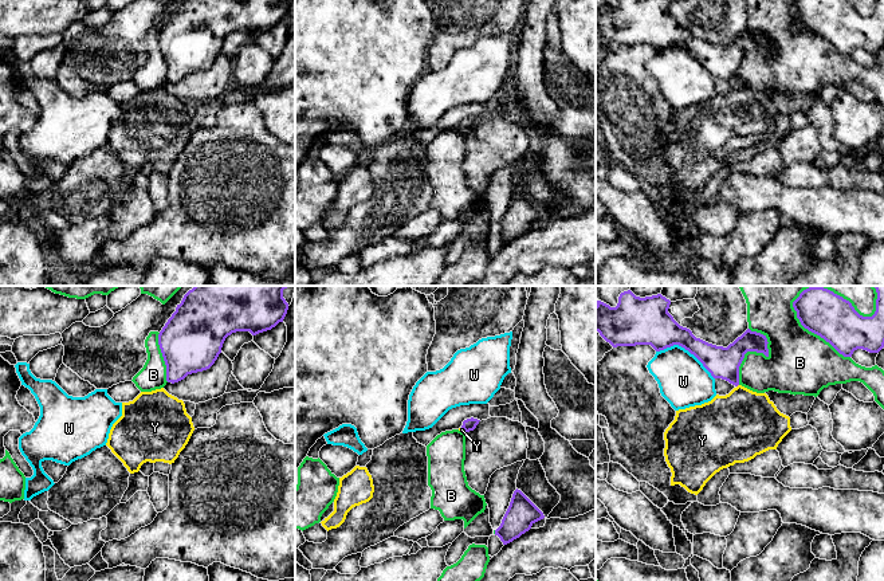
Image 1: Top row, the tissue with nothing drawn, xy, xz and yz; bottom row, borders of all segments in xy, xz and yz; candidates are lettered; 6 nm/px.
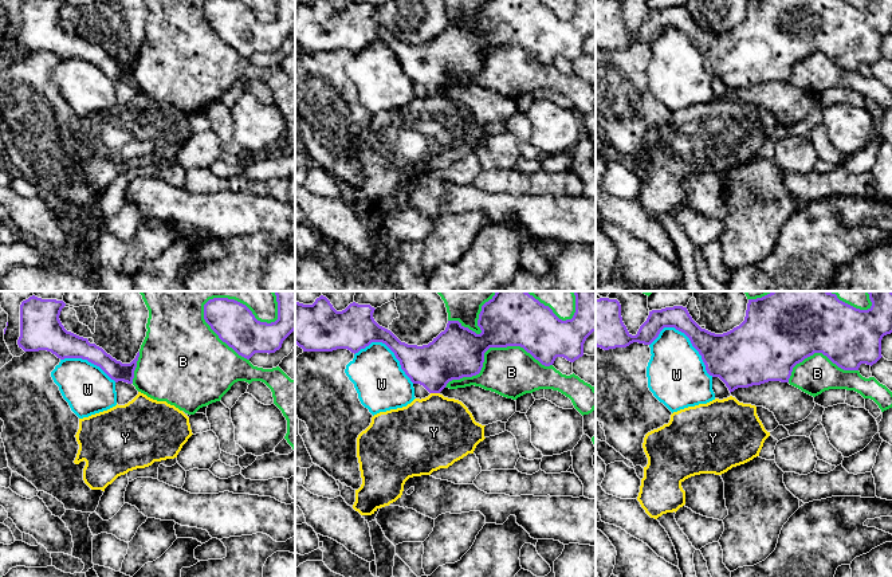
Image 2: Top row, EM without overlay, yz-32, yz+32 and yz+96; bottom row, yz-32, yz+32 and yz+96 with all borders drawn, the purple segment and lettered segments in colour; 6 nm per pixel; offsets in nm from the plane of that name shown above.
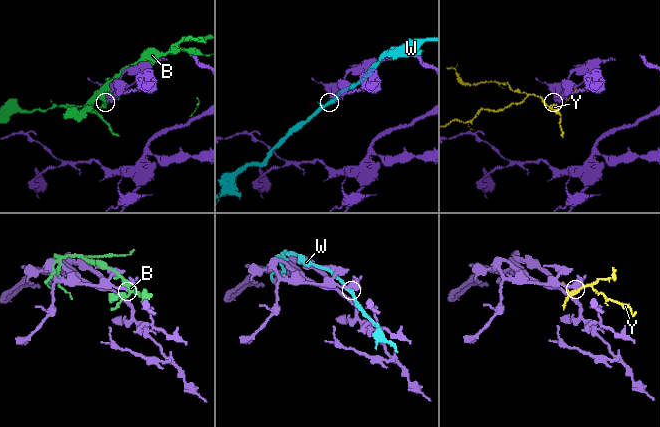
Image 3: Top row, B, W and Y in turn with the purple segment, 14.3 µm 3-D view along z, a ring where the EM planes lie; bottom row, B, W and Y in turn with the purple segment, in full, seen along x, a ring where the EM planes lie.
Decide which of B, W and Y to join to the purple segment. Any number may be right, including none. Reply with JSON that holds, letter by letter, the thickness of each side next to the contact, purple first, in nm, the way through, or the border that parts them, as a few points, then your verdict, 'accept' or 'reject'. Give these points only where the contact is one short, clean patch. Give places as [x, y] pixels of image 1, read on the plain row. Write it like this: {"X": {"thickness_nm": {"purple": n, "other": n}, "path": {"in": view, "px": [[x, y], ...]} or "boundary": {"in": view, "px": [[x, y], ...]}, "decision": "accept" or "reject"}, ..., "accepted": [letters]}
{"B": {"thickness_nm": {"purple": 190, "other": 380}, "decision": "reject"}, "W": {"thickness_nm": {"purple": 240, "other": 300}, "decision": "reject"}, "Y": {"thickness_nm": {"purple": 80, "other": 20}, "boundary": {"in": "xz", "px": [[462, 126], [464, 130]]}, "decision": "reject"}, "accepted": []}

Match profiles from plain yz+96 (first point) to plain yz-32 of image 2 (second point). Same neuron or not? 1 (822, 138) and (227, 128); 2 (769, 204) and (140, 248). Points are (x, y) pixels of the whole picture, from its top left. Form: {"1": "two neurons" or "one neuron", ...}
{"1": "one neuron", "2": "one neuron"}

